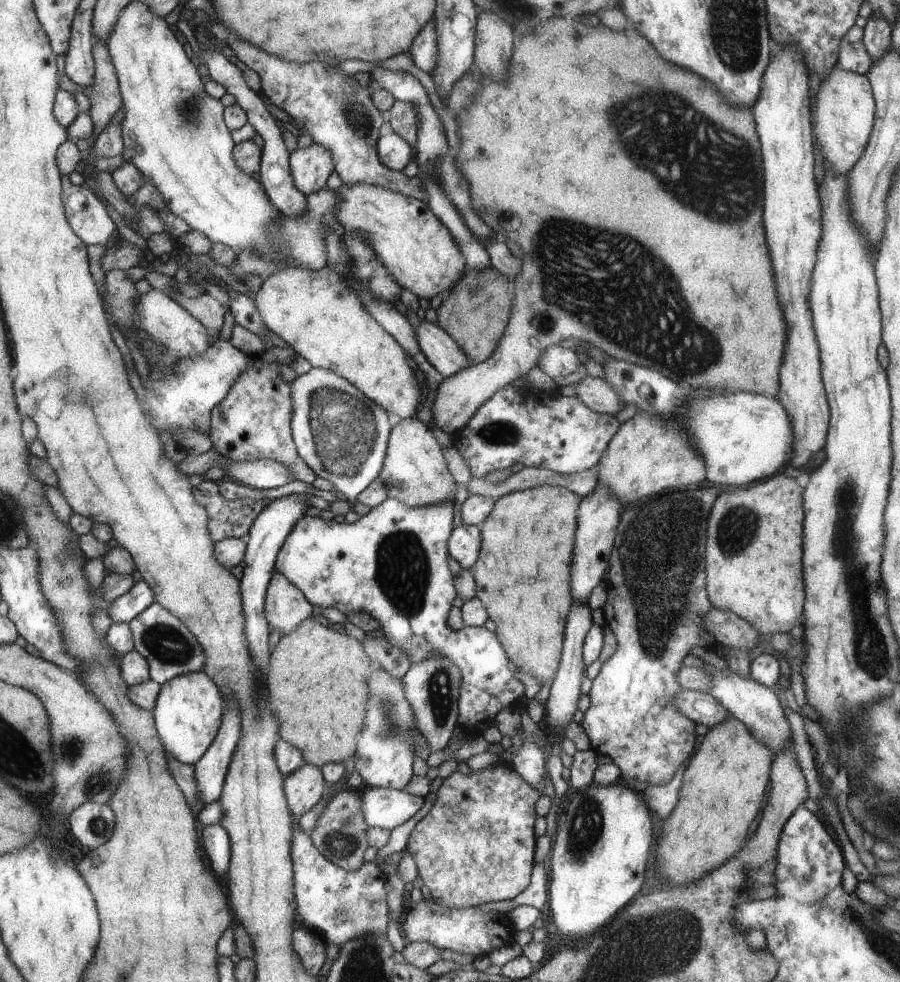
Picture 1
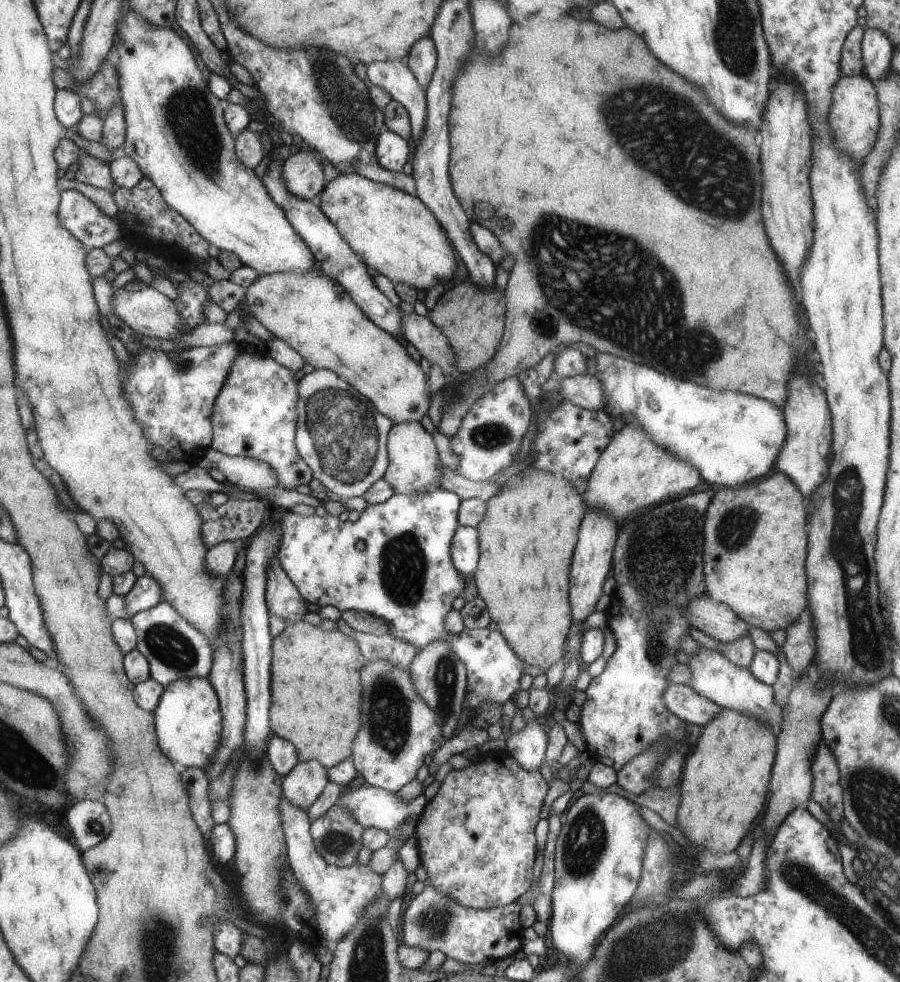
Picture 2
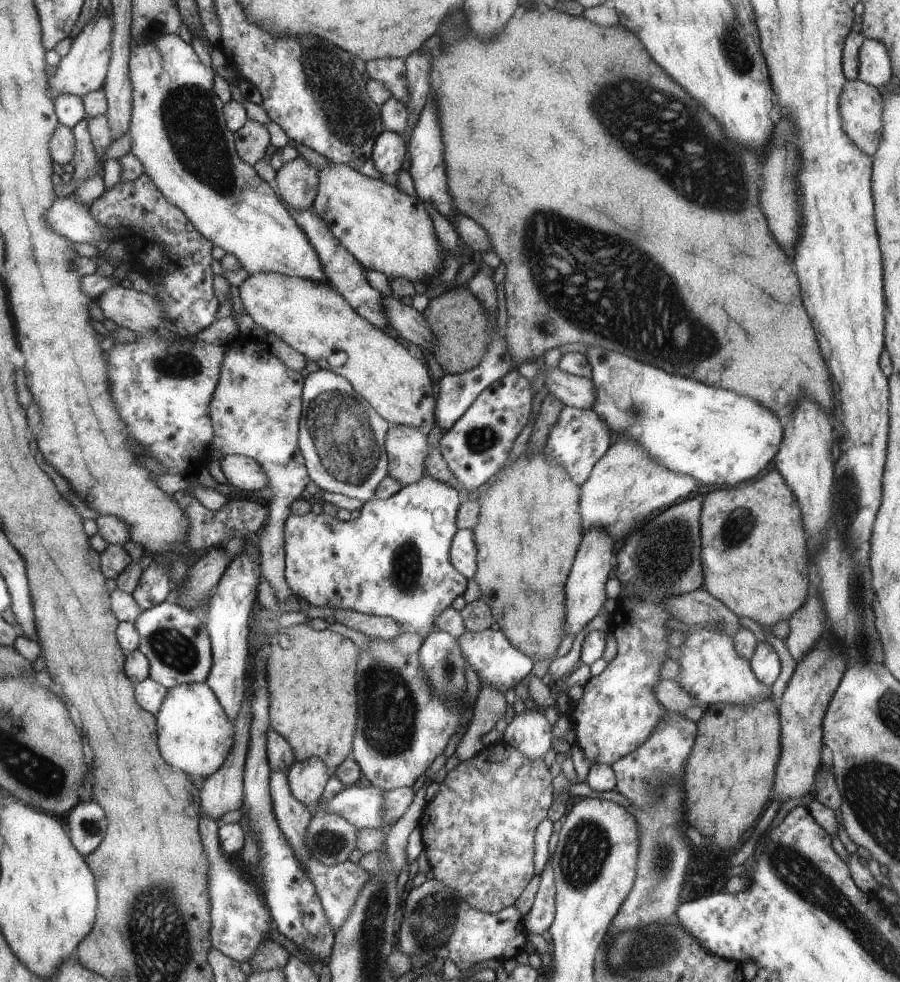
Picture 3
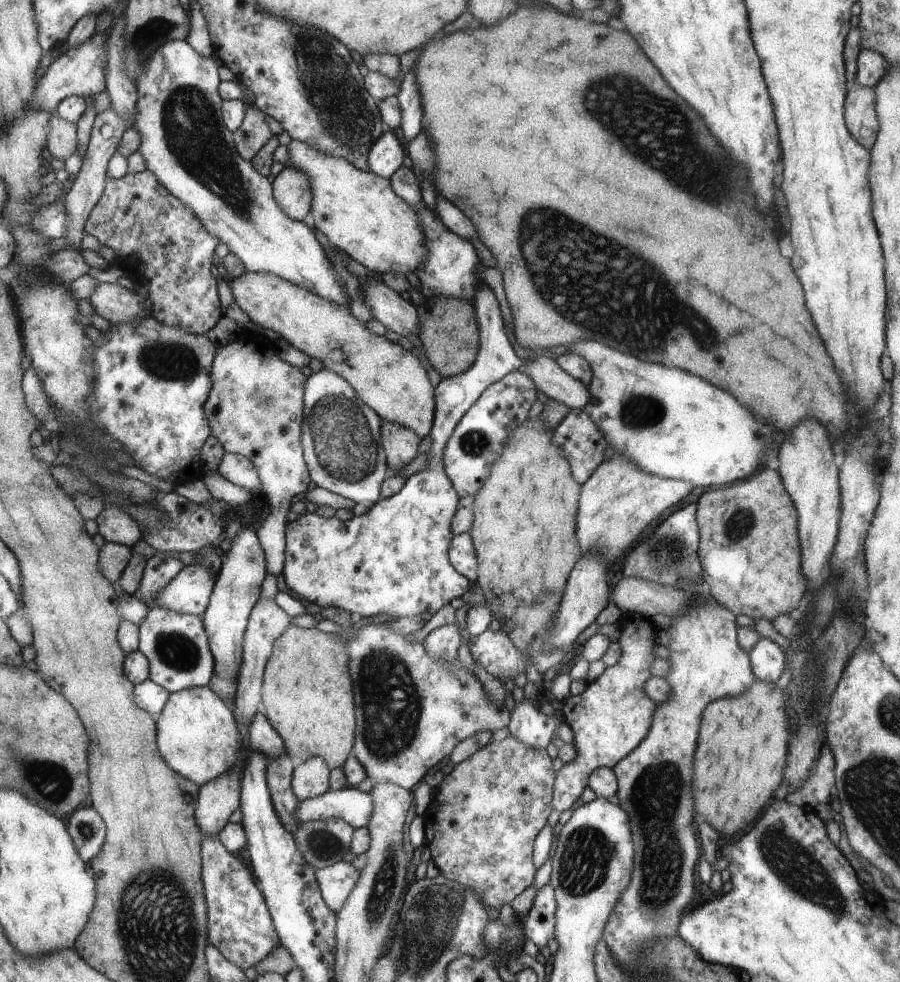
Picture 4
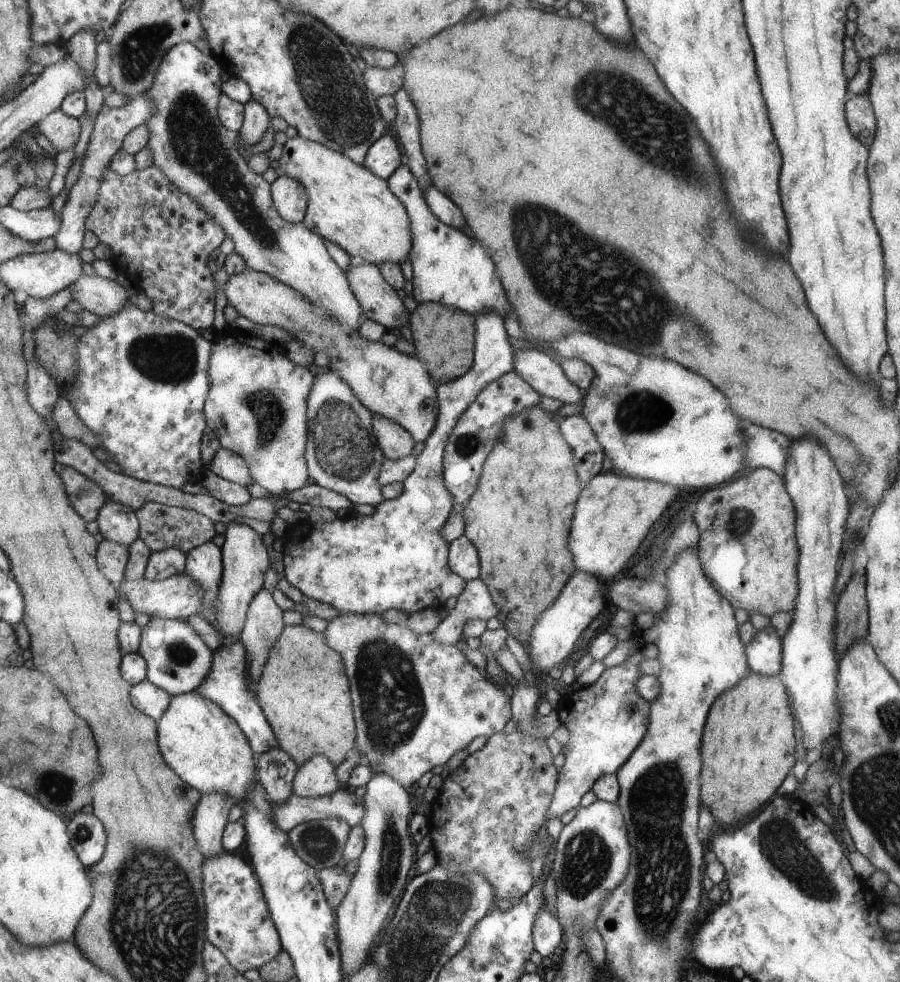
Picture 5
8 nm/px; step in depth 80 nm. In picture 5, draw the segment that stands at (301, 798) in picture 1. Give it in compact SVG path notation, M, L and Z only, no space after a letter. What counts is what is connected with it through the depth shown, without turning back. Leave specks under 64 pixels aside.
M316 755L299 766L293 794L300 798L326 797L342 788L336 766L324 755Z

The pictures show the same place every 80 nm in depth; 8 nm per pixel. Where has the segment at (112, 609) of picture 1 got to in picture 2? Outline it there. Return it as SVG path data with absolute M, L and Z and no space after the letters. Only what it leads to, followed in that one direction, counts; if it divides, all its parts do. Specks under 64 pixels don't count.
M146 574L137 579L132 590L124 597L127 611L133 617L140 611L152 608L162 602L158 581Z

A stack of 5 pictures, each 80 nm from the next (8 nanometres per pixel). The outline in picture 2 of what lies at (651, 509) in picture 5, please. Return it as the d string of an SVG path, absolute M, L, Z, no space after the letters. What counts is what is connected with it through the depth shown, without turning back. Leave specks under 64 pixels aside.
M631 422L615 432L595 470L589 474L583 501L588 509L596 507L607 510L615 519L621 520L622 526L624 521L649 506L682 497L686 490L698 486L702 479L695 466L657 445L640 423Z

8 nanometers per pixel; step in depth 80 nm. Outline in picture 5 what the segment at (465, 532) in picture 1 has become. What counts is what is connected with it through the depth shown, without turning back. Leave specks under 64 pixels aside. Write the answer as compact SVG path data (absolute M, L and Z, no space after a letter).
M466 535L450 543L450 567L466 581L480 578L482 566L479 553L475 543Z

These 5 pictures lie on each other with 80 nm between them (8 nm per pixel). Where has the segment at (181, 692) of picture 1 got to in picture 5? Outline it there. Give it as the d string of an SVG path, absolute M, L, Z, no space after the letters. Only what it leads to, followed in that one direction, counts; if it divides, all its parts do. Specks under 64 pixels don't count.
M200 691L182 693L171 697L171 704L167 712L160 717L159 723L159 747L163 752L163 758L167 765L185 783L191 784L200 790L201 794L221 792L233 796L243 808L243 802L247 794L251 792L251 786L256 782L257 755L239 723L235 721L216 702L206 698Z

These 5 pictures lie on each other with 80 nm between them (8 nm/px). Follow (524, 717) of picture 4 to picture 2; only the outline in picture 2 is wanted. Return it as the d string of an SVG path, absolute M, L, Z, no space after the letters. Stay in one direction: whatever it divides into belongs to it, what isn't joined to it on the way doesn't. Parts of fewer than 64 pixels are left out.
M535 721L527 724L521 732L511 733L504 751L512 755L524 770L532 772L538 771L542 766L547 744L546 732L538 721Z

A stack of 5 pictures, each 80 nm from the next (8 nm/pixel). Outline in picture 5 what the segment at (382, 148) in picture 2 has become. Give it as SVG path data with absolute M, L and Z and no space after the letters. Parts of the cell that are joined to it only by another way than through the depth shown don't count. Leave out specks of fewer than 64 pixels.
M384 135L368 150L363 165L380 178L387 179L399 168L400 156L402 152L396 140L392 136Z

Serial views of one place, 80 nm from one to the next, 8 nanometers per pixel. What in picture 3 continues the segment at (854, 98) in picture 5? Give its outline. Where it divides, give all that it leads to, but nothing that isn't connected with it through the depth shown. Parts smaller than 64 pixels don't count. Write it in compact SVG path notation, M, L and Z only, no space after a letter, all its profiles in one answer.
M847 80L840 100L843 129L850 140L873 156L883 140L883 92L860 80Z

